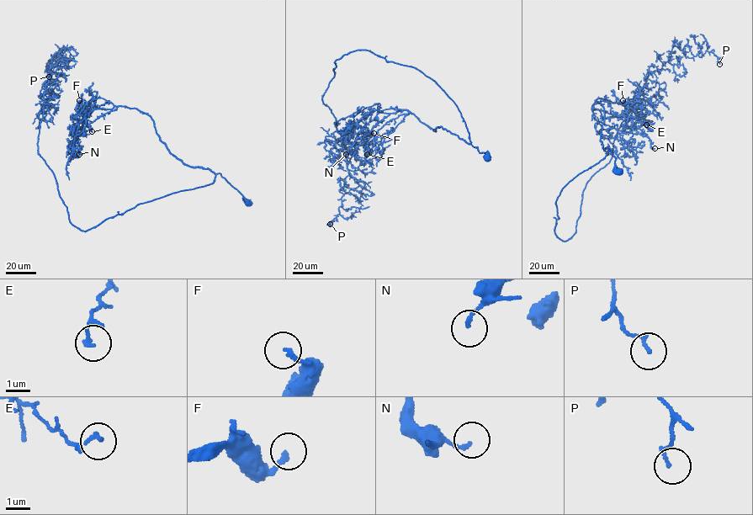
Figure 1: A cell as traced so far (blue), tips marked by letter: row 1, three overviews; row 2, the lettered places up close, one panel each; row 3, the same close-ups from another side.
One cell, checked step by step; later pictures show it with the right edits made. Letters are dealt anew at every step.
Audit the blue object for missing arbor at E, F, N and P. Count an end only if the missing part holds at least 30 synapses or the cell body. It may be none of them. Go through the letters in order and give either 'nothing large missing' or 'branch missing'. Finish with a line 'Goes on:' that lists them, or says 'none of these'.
E: nothing large missing
F: nothing large missing
N: nothing large missing
P: nothing large missing
Goes on: none of these

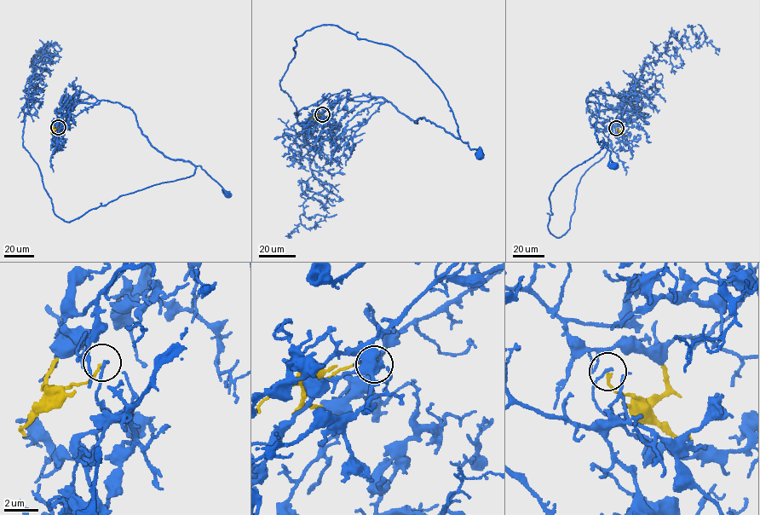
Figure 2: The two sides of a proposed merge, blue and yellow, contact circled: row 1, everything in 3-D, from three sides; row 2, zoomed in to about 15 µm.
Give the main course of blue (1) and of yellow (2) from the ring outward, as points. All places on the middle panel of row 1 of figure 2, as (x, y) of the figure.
1: (322, 114), (326, 107), (344, 98), (382, 97), (416, 123), (423, 117), (442, 127), (480, 154)
2: (322, 114), (309, 119)

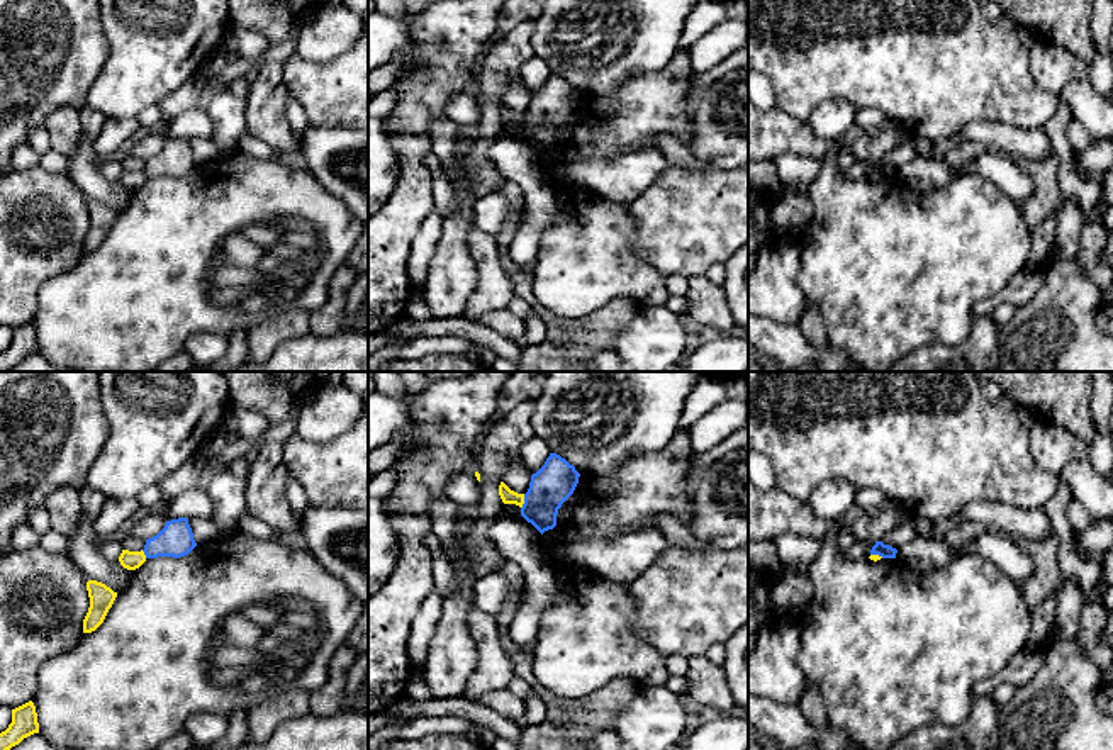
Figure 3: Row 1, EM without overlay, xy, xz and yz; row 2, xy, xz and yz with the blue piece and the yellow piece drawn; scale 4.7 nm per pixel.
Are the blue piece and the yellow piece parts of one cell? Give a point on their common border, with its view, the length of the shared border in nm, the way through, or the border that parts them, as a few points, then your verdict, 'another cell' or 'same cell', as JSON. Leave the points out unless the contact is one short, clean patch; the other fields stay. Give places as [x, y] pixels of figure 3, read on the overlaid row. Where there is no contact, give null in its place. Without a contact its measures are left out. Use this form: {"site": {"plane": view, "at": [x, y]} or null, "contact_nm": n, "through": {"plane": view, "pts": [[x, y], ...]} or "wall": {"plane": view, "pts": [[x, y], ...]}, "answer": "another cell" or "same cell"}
{"site": {"plane": "xz", "at": [525, 501]}, "contact_nm": 70, "through": {"plane": "xz", "pts": [[557, 479], [535, 501], [525, 501], [508, 496]]}, "answer": "same cell"}

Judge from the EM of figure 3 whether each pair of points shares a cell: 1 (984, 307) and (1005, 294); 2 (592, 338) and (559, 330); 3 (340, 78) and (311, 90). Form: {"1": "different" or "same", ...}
{"1": "same", "2": "same", "3": "same"}

